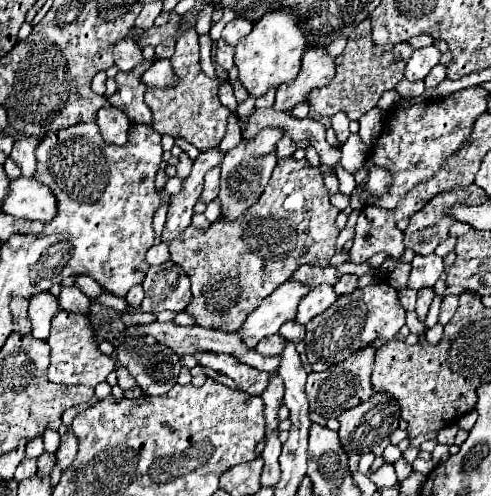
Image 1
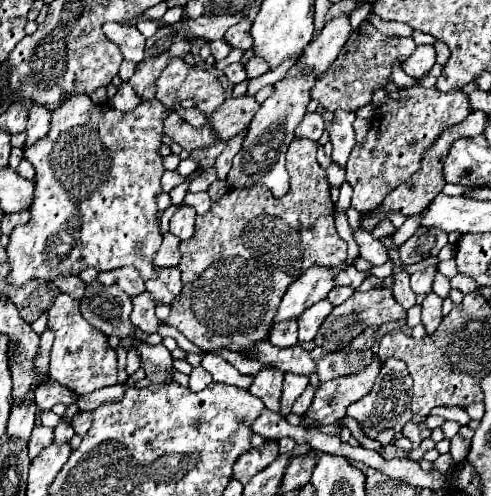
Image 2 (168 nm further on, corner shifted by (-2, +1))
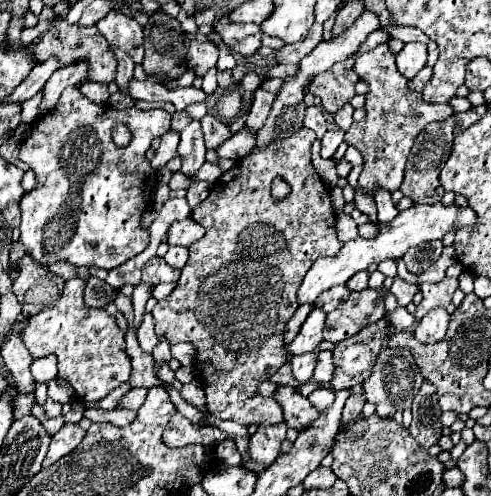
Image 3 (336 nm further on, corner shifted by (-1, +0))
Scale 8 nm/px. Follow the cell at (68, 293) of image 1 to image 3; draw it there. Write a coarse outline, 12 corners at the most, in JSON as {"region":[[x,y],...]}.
{"region":[[58,261],[48,267],[62,279],[88,279],[86,267],[74,267],[68,261]]}

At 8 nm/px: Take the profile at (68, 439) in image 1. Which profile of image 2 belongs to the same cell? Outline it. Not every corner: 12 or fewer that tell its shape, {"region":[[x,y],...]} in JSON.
{"region":[[79,412],[71,418],[77,436],[85,436],[91,426],[91,412]]}

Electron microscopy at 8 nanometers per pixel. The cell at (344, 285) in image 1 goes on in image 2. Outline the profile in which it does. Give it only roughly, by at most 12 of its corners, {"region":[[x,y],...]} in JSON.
{"region":[[335,286],[327,300],[333,306],[339,306],[349,296],[353,296],[353,288]]}

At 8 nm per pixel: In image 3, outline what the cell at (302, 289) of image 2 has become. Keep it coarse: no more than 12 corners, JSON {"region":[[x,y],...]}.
{"region":[[414,205],[372,239],[314,261],[300,303],[410,247],[472,225],[474,211]]}

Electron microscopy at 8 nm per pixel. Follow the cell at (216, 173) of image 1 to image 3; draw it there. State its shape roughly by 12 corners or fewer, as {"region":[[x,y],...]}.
{"region":[[254,93],[246,127],[262,127],[270,115],[276,93]]}

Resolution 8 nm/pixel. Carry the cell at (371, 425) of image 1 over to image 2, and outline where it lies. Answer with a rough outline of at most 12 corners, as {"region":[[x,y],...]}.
{"region":[[401,360],[381,366],[367,398],[347,408],[383,446],[411,420],[413,380]]}

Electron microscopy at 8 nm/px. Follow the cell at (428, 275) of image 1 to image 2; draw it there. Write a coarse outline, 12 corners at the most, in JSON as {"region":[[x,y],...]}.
{"region":[[437,268],[411,276],[411,290],[415,294],[429,294]]}

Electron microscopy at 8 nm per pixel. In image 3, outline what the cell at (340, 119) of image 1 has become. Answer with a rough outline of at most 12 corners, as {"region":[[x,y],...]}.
{"region":[[346,103],[334,115],[336,125],[348,131],[354,107]]}

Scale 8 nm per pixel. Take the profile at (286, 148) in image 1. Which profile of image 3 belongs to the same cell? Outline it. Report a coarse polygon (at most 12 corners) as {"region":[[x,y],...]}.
{"region":[[320,107],[306,109],[304,127],[318,139],[326,133],[326,119]]}

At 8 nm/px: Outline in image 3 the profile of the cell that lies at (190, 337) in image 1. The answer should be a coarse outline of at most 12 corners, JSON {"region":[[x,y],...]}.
{"region":[[330,351],[318,355],[316,381],[332,381],[334,361]]}

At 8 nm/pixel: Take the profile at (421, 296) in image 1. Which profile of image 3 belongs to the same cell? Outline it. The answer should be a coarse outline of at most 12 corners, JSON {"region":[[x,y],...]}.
{"region":[[432,309],[416,325],[422,343],[438,343],[446,335],[450,315]]}

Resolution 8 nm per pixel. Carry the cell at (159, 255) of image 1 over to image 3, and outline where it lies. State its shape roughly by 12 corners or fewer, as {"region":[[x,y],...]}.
{"region":[[170,247],[168,265],[182,269],[188,261],[186,247]]}

